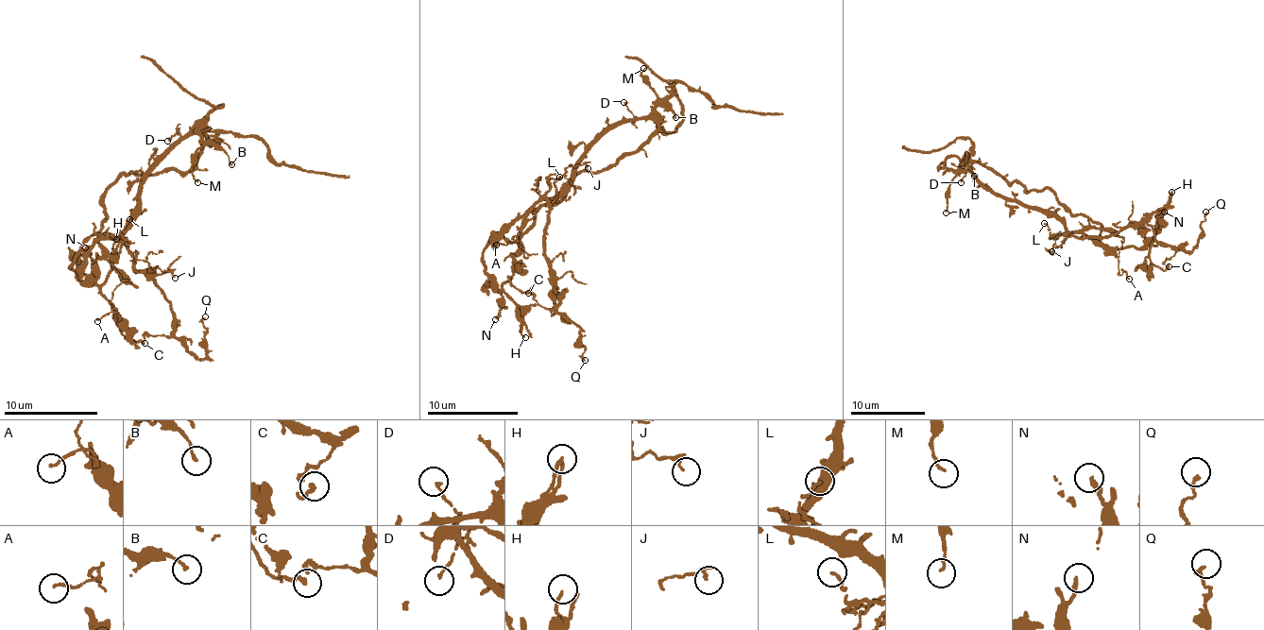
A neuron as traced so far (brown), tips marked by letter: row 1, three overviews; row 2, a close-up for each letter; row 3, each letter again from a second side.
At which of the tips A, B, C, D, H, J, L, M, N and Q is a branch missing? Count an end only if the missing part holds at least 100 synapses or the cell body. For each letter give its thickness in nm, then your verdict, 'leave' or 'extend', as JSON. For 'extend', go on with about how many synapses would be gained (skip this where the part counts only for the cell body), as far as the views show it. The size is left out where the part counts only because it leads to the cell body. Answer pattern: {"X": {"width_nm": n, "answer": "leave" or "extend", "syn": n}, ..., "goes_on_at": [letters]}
{"A": {"width_nm": 120, "answer": "leave"}, "B": {"width_nm": 130, "answer": "leave"}, "C": {"width_nm": 170, "answer": "leave"}, "D": {"width_nm": 130, "answer": "leave"}, "H": {"width_nm": 120, "answer": "leave"}, "J": {"width_nm": 100, "answer": "leave"}, "L": {"width_nm": 140, "answer": "leave"}, "M": {"width_nm": 110, "answer": "leave"}, "N": {"width_nm": 220, "answer": "leave"}, "Q": {"width_nm": 160, "answer": "leave"}, "goes_on_at": []}

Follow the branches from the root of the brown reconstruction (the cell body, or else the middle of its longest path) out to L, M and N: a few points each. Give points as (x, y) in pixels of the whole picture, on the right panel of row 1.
L: (1041, 211), (1049, 210), (1067, 231), (1053, 235), (1044, 223)
M: (1041, 211), (1028, 210), (987, 189), (965, 166), (959, 170), (950, 185), (946, 212)
N: (1041, 211), (1049, 211), (1070, 232), (1082, 232), (1100, 240), (1106, 247), (1118, 248), (1147, 247), (1164, 212)

